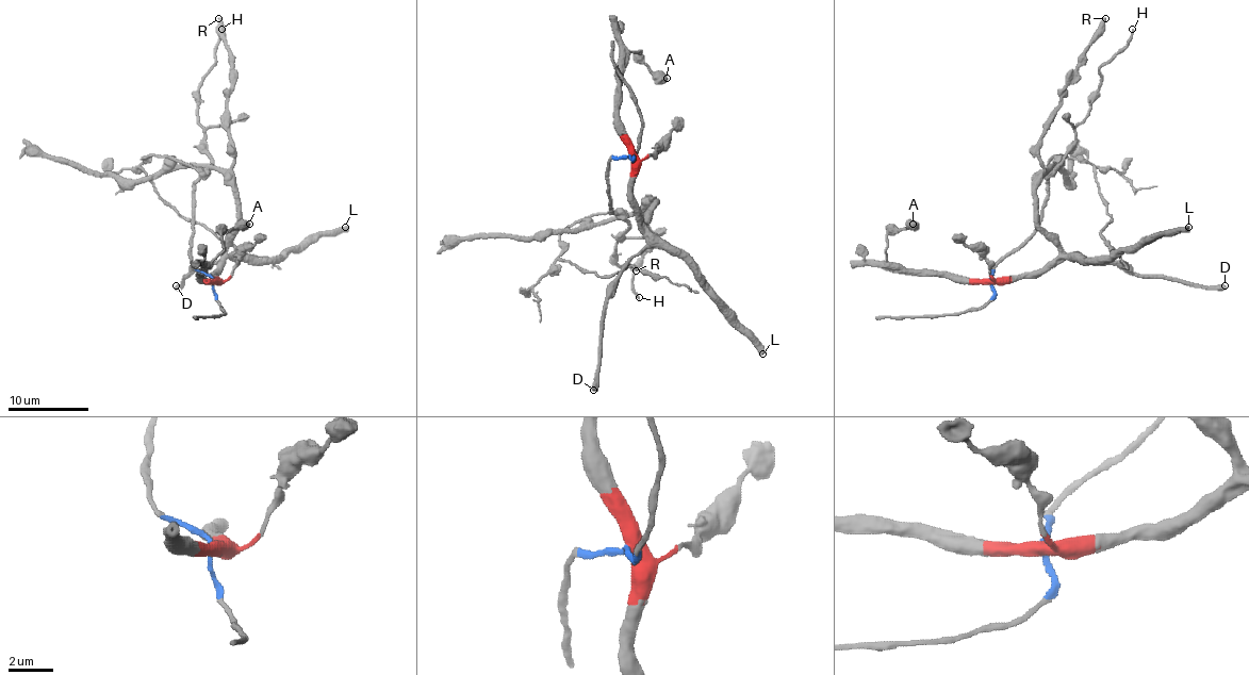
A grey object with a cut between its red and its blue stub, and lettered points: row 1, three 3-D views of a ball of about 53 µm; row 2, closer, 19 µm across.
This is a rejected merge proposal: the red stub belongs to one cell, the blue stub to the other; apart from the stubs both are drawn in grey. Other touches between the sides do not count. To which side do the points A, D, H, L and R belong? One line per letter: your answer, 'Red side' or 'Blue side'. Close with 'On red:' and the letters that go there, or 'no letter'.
A: Red side
D: Red side
H: Blue side
L: Red side
R: Red side
On red: A, D, L, R

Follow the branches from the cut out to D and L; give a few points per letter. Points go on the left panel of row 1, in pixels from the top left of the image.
D: (212, 280), (228, 256), (201, 262), (179, 286), (176, 286)
L: (212, 280), (215, 270), (228, 258), (278, 258), (305, 242), (344, 226)

